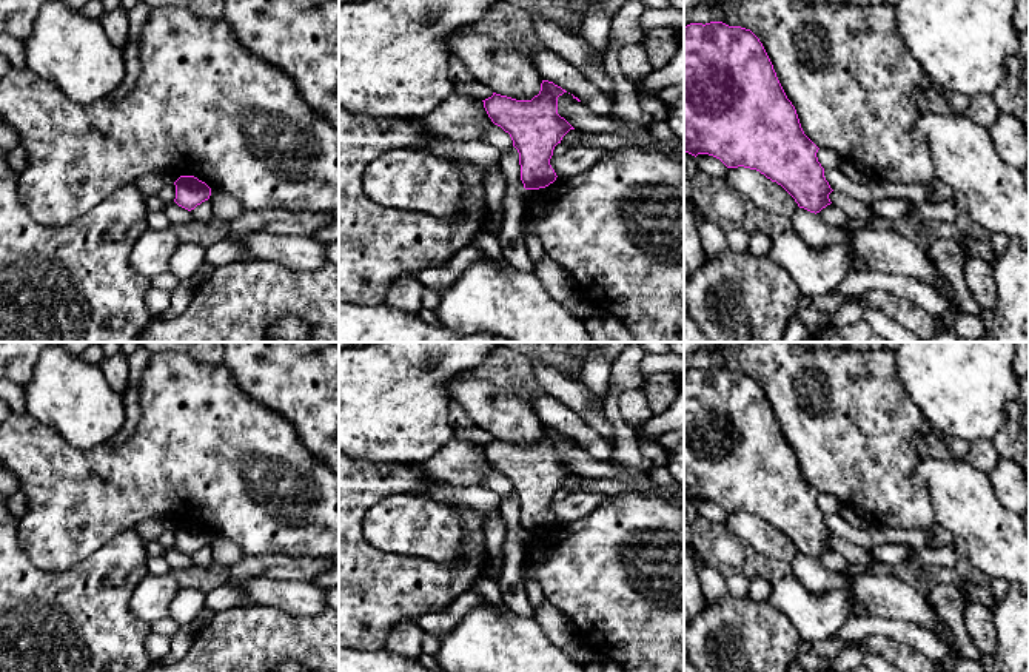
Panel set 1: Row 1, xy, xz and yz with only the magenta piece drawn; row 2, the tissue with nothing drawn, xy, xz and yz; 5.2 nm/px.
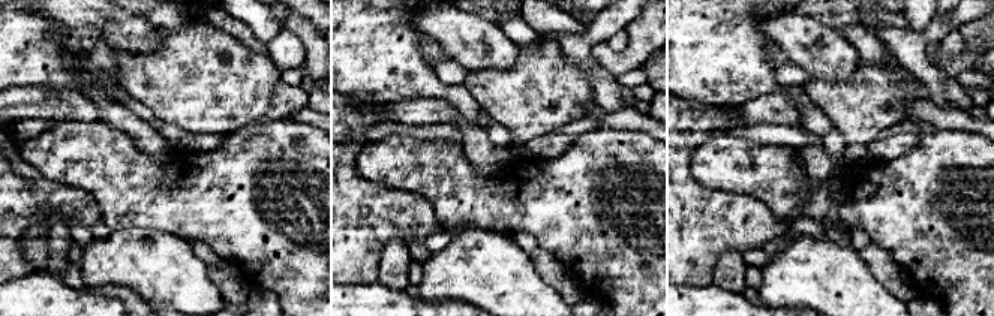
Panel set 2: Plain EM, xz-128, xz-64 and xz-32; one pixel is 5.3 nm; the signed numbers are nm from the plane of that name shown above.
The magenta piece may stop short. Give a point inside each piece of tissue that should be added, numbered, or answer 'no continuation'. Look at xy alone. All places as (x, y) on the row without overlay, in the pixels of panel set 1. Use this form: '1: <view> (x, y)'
no continuation

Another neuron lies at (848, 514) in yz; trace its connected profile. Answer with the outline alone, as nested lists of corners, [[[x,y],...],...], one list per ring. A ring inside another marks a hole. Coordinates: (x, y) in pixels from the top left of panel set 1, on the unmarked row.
[[[841,506],[840,513],[838,513],[846,522],[849,522],[853,527],[858,527],[861,530],[866,530],[872,522],[860,512],[849,506]]]

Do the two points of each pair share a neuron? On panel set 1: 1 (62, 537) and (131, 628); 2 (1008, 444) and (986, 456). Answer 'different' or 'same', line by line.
1: different
2: different

